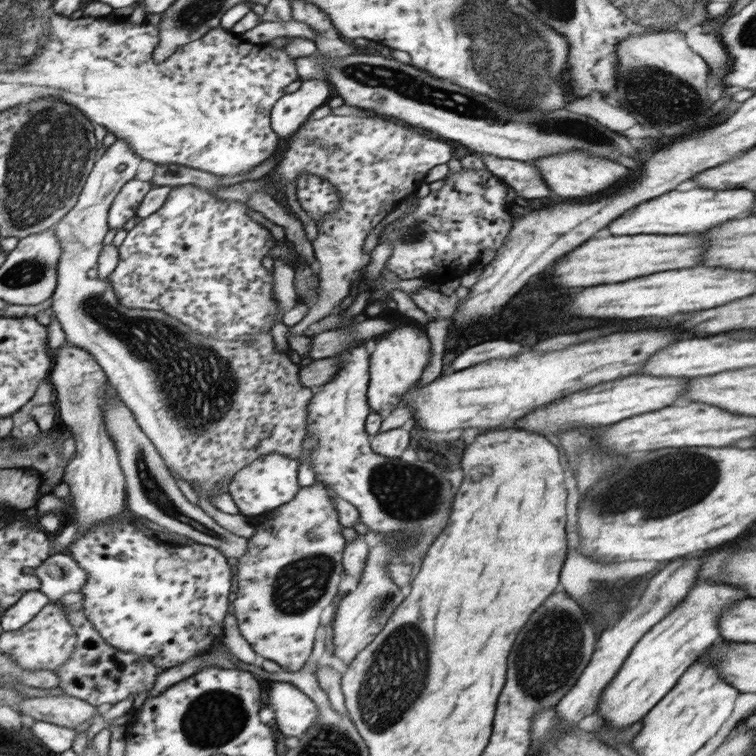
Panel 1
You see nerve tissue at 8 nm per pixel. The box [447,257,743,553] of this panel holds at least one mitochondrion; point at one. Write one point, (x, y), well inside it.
(705, 470)

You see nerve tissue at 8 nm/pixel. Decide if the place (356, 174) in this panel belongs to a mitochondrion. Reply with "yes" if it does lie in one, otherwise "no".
no

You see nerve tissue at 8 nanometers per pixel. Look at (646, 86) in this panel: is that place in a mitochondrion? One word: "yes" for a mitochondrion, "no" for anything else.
yes

